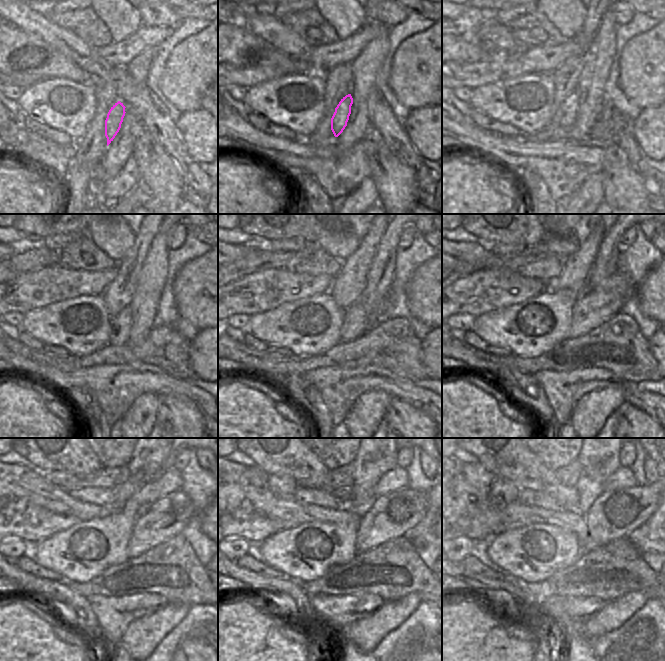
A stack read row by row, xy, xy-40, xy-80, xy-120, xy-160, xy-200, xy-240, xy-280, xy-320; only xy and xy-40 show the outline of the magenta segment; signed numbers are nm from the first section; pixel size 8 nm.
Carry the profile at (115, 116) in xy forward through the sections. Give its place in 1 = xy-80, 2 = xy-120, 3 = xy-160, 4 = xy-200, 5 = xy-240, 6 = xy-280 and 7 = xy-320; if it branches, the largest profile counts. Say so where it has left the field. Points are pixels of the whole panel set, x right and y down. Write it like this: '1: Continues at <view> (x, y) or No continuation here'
1: Continues at xy-80 (565, 116)
2: Continues at xy-120 (121, 324)
3: Continues at xy-160 (355, 320)
4: Continues at xy-200 (595, 307)
5: Continues at xy-240 (168, 516)
6: Continues at xy-280 (392, 515)
7: Continues at xy-320 (614, 514).

